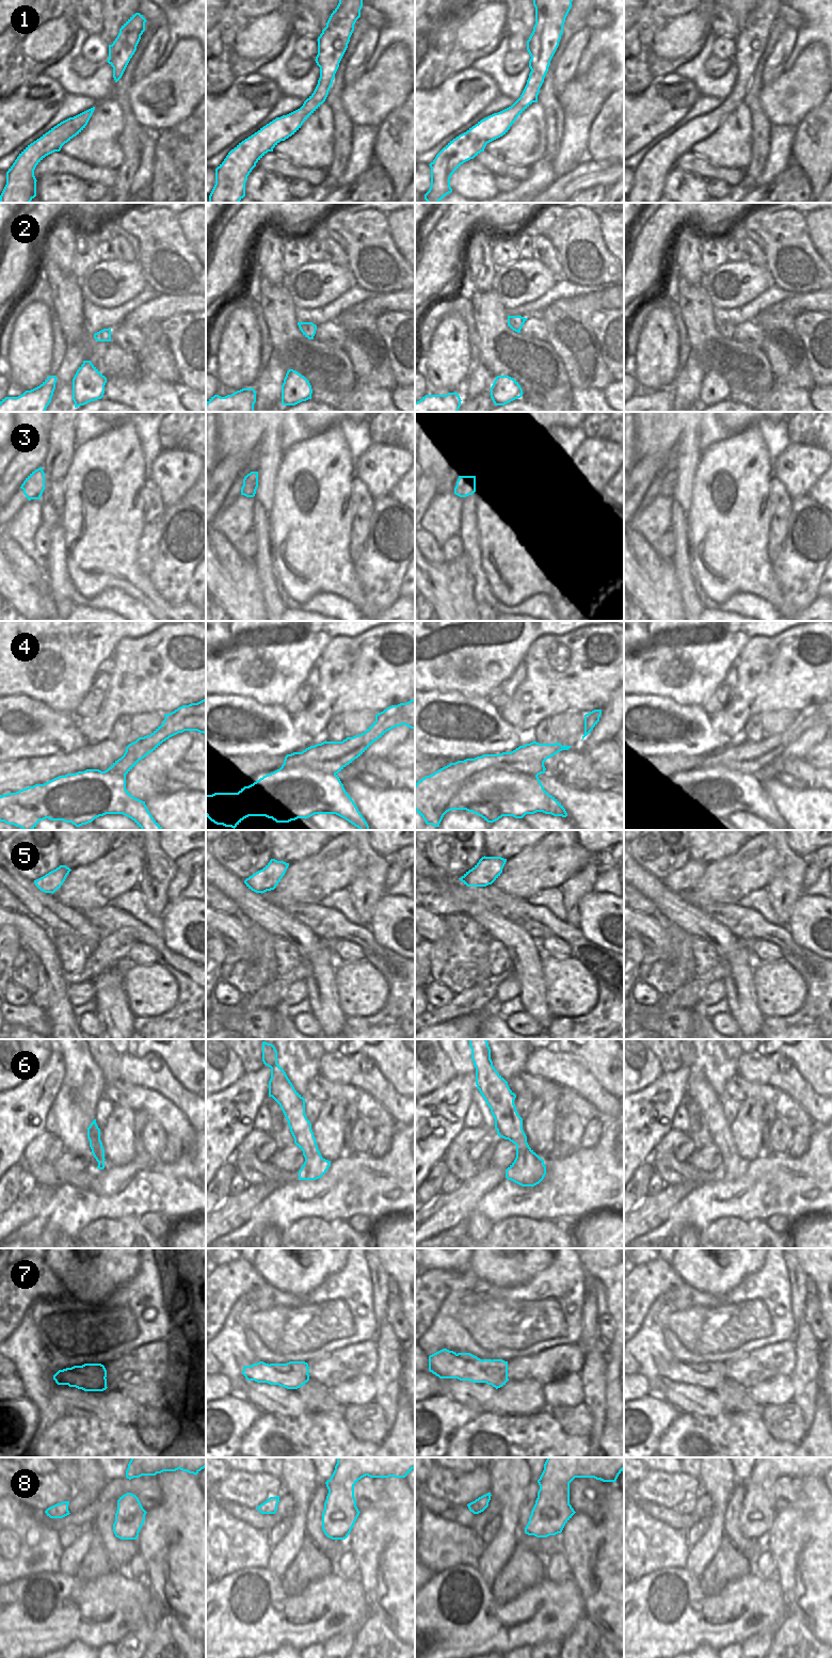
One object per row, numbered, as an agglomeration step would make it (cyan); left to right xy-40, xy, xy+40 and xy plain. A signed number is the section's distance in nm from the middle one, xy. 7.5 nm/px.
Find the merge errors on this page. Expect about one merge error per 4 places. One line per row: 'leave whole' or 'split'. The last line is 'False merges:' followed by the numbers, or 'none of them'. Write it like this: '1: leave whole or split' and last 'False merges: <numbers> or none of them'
1: leave whole
2: leave whole
3: leave whole
4: split
5: leave whole
6: leave whole
7: leave whole
8: leave whole
False merges: 4

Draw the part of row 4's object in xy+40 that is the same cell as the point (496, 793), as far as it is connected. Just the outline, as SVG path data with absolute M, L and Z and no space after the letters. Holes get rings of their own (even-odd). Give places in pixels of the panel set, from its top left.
M487 769L479 778L460 784L458 788L449 788L445 793L436 793L426 806L417 806L415 810L427 825L434 827L439 827L444 815L451 810L472 812L487 823L494 823L502 816L523 818L526 814L534 814L536 812L554 816L567 816L563 806L544 790L538 776L507 771L504 769Z

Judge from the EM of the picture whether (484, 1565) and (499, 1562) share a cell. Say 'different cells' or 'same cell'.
different cells

